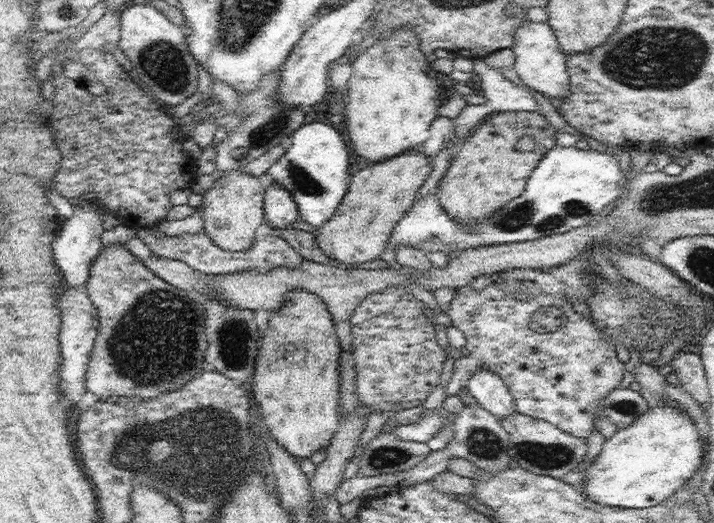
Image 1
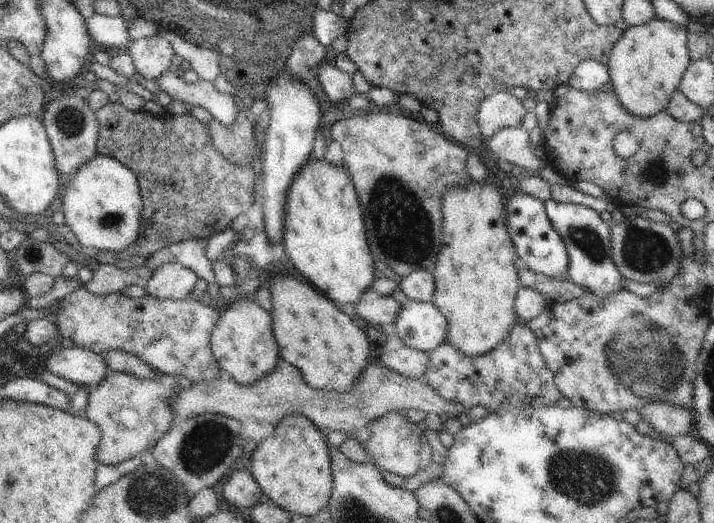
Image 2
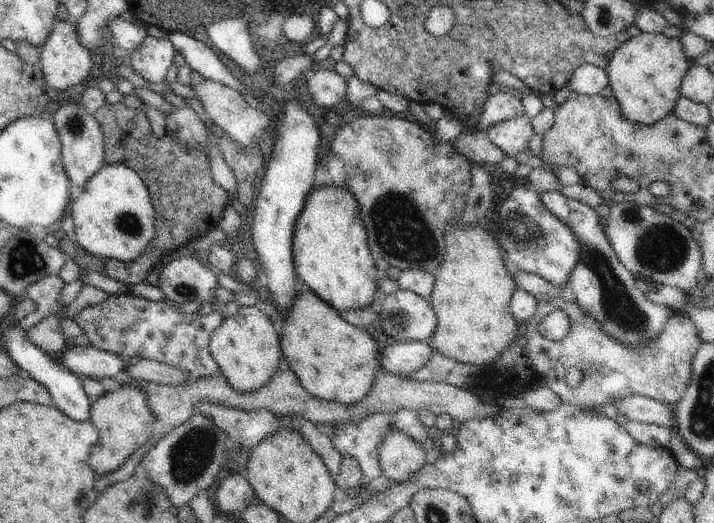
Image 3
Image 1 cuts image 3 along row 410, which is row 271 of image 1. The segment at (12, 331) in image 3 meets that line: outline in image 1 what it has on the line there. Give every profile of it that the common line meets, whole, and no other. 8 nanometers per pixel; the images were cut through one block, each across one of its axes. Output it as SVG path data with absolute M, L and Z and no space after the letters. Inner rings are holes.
M92 199L74 205L74 214L64 220L61 231L53 242L55 263L60 269L65 284L75 289L85 286L93 262L103 248L101 236L105 230L102 227L101 216L97 213L99 207L100 204Z

